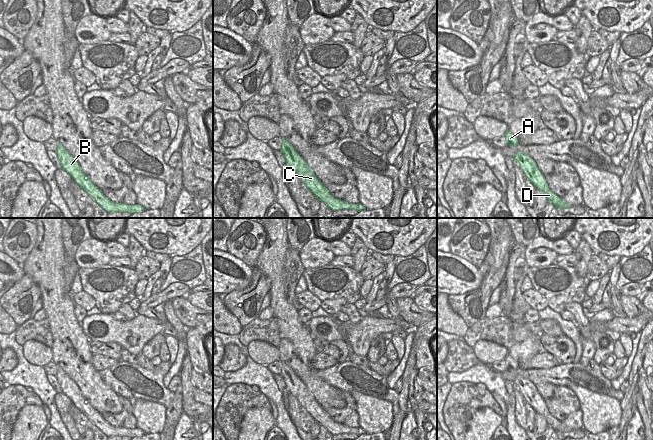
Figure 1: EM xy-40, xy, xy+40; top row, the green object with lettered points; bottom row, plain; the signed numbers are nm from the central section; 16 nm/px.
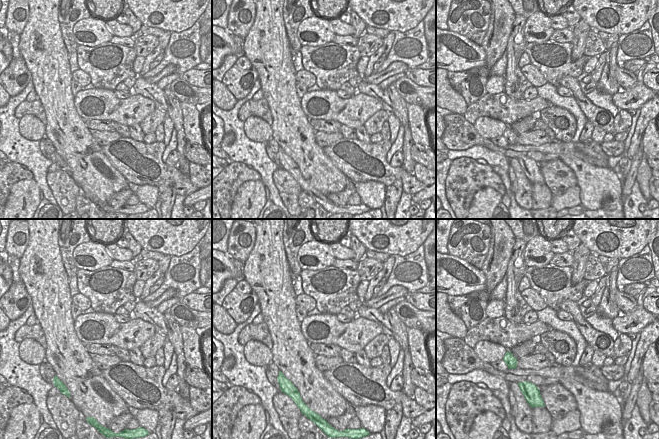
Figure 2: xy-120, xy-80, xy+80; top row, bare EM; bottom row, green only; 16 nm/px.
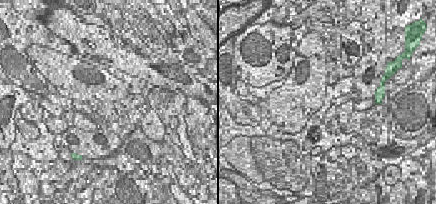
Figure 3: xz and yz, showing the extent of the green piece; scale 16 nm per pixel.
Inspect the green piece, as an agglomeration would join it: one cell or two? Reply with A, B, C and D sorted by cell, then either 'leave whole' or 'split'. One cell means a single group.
A B C D | leave whole

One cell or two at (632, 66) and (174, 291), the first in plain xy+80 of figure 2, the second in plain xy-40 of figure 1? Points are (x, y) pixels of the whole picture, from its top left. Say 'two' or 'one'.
one

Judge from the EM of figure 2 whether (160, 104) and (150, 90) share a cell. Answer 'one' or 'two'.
one

